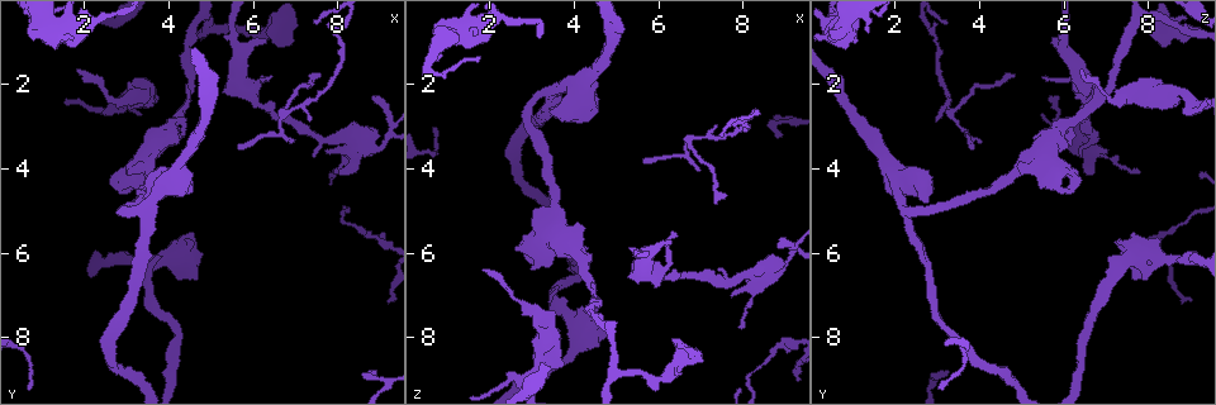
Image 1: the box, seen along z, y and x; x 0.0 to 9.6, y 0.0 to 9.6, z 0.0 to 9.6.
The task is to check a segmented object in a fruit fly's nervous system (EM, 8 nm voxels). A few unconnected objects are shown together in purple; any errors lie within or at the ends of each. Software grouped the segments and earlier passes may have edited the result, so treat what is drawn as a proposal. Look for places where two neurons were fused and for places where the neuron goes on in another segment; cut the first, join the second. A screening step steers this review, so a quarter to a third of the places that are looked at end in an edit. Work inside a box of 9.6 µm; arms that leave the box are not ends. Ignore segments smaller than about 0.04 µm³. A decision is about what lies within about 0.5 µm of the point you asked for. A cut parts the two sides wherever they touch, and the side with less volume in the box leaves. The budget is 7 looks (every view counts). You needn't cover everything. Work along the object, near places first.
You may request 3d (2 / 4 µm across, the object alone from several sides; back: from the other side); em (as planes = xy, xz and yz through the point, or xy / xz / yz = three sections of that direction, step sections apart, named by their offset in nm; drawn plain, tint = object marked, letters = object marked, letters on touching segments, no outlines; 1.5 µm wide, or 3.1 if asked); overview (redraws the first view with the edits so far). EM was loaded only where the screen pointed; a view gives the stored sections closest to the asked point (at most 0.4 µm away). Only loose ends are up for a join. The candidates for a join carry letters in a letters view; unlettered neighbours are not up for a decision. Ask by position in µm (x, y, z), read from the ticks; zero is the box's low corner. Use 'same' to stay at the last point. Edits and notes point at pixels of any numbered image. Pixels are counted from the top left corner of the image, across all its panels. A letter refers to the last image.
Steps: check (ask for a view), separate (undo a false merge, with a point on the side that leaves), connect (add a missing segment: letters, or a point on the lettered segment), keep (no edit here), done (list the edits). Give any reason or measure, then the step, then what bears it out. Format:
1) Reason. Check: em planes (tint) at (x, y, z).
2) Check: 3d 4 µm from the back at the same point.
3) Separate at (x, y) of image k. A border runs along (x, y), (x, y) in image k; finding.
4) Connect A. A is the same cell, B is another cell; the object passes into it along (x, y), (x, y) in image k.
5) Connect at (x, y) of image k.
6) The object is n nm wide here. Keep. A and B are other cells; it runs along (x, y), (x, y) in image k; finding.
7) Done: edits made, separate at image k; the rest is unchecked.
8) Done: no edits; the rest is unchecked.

Check: 3d 2 µm at (7.90, 4.05, 7.75).

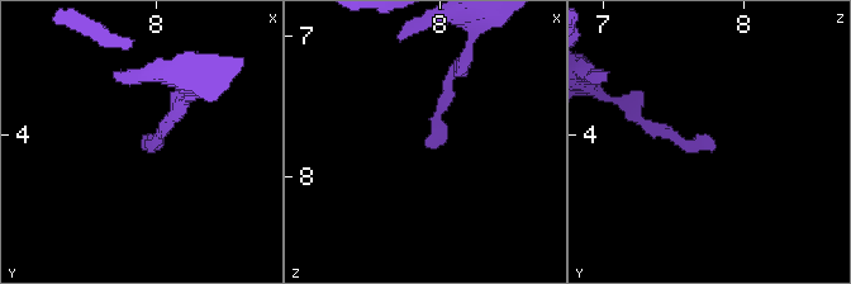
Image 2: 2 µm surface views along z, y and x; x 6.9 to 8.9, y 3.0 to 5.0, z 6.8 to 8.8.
Check: em planes (letters) at (7.90, 4.10, 7.76).

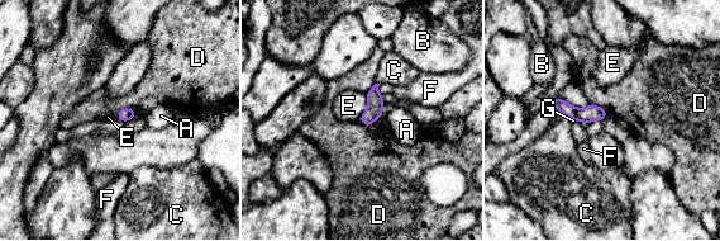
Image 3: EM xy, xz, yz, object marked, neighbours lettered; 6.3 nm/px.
The longest contact is with E, 170 nm. Keep. A, B, C, D, E, F and G are other cells; it runs along (554, 100), (573, 113), (602, 114) in image 3; none of them fits.

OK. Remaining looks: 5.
Free end. Check: 3d 2 µm at (8.85, 2.25, 5.90).

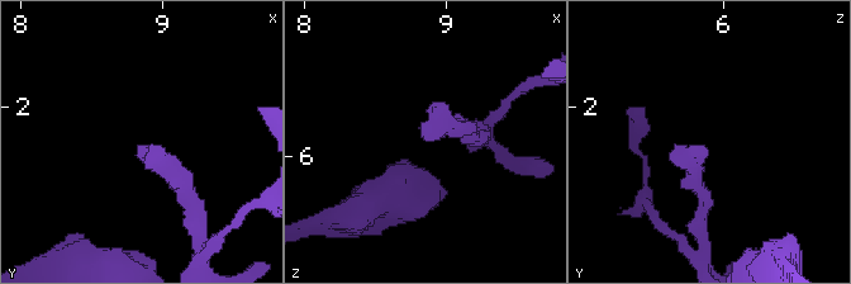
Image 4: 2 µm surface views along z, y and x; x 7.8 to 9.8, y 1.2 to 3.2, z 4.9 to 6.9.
Check: em planes (letters) at (8.86, 2.28, 5.90).

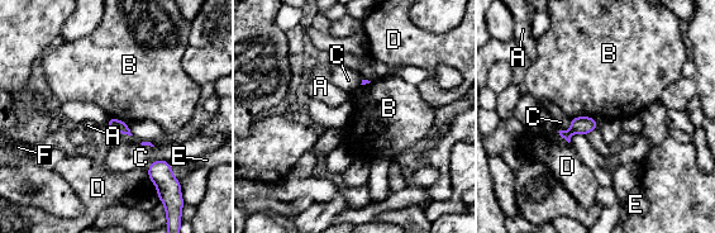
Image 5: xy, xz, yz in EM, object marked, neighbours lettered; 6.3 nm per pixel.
Keep. A, B, C, D, E and F are other cells; a border runs along (572, 117), (591, 117), (597, 123) in image 5; none of them fits.

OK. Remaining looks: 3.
An open end. Check: em planes (letters) at (3.40, 1.90, 8.10).

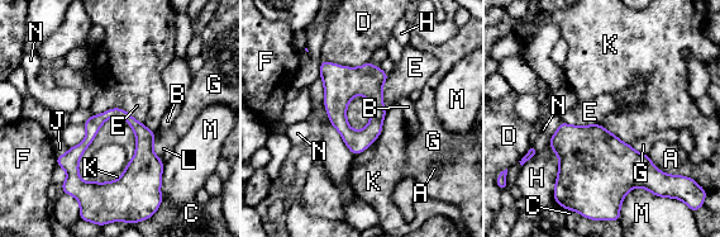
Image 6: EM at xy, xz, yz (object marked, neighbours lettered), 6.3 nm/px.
Keep. A, B, C, D, E, F, G, H, J, K, L, M and N are other cells; it runs along (323, 64), (356, 151) in image 6; none of them fits.

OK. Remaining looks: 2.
Done: no edits; the rest is unchecked.

